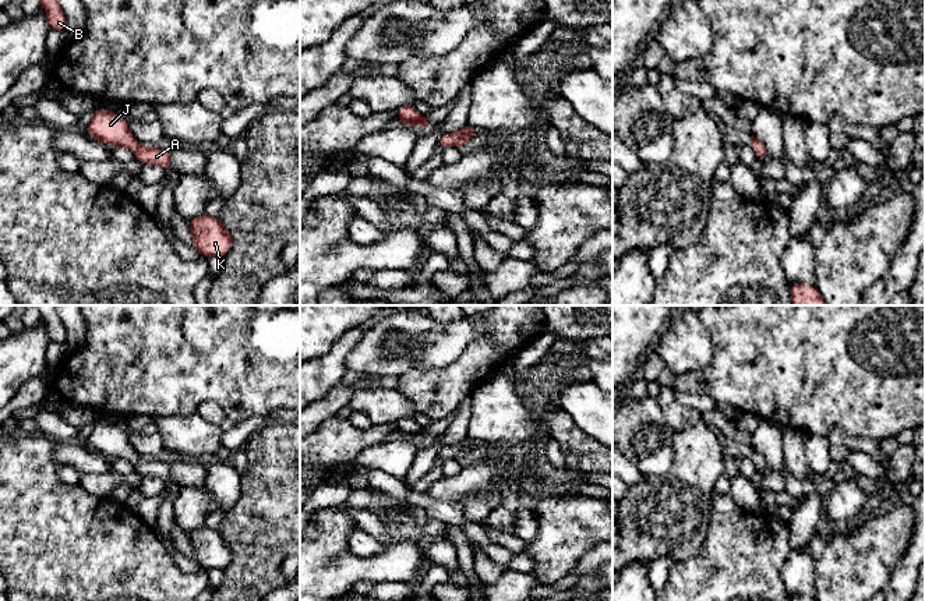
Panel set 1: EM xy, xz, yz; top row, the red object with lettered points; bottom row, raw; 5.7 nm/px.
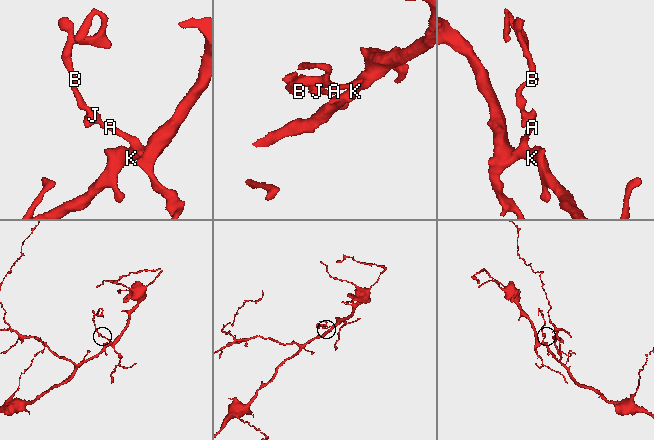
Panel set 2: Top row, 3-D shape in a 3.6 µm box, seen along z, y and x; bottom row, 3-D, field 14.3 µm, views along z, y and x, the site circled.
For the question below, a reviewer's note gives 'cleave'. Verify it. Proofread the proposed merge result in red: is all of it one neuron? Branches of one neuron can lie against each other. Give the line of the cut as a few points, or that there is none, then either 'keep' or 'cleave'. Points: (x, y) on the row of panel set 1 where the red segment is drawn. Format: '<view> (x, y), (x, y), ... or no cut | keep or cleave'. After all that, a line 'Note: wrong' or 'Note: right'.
no cut | keep
Note: wrong

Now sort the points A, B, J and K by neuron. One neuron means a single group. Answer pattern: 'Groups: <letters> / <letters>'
Groups: A B J K

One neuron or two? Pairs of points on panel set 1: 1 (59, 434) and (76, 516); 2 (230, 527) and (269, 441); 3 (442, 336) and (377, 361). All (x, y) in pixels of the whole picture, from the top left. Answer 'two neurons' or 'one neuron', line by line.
1: two neurons
2: one neuron
3: one neuron

